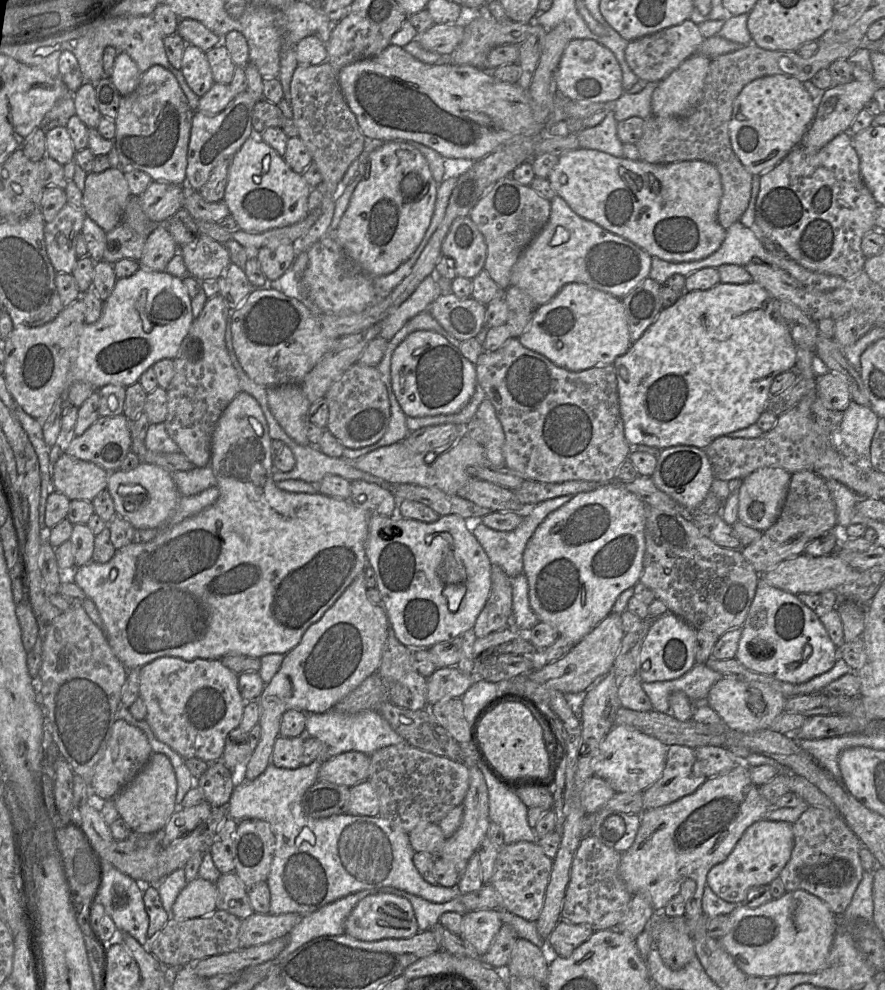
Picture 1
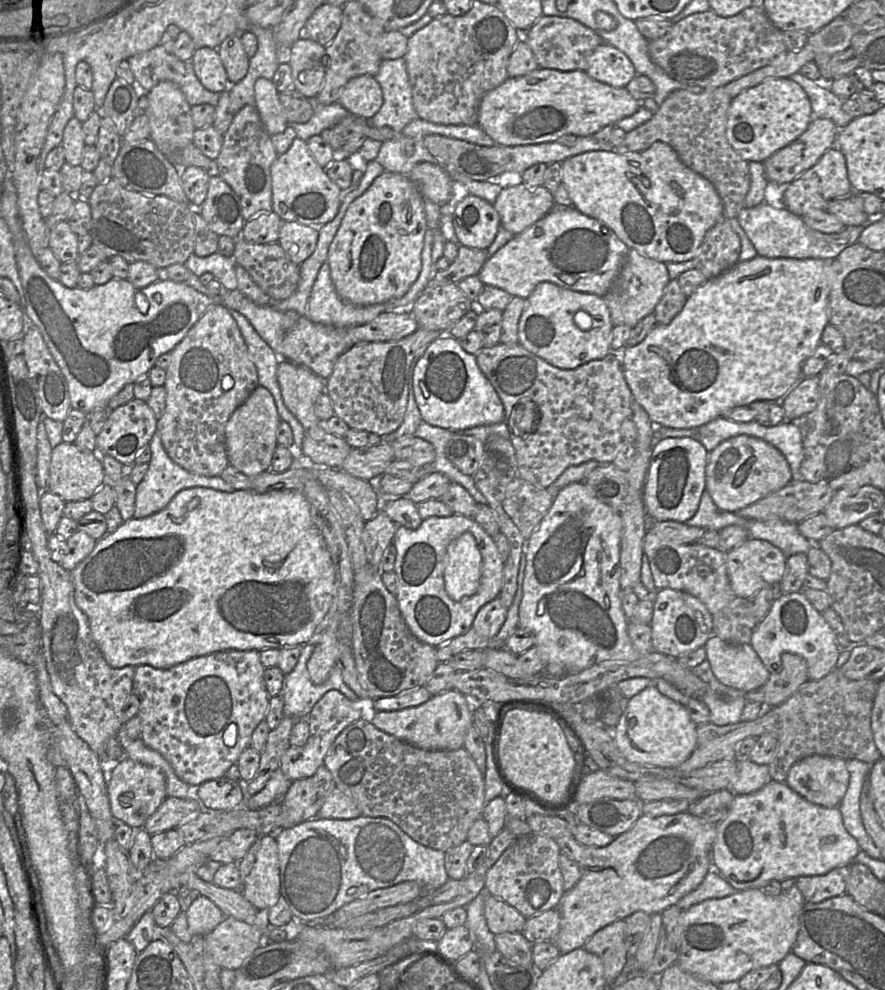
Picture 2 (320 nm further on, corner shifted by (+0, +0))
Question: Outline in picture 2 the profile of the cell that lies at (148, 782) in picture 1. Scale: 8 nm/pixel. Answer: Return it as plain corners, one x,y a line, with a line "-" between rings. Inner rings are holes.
123,756
111,766
105,766
107,772
107,793
111,813
116,821
122,821
134,828
143,828
147,819
159,808
167,797
163,771
157,767
141,764

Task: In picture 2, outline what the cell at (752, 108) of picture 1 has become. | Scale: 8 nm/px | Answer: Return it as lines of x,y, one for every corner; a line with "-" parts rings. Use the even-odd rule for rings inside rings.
789,77
766,79
732,99
728,109
727,139
744,160
764,162
801,136
811,121
810,100
798,83

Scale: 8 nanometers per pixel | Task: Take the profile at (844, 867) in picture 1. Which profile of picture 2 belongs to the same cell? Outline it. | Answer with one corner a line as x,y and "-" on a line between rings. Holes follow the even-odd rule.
849,866
837,867
824,875
801,876
795,885
801,891
805,902
821,903
846,893

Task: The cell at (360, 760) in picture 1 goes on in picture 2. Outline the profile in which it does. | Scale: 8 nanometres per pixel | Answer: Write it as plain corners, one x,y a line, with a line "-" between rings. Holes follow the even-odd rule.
320,766
311,777
292,781
281,799
283,827
292,827
317,817
334,787
333,777
325,766

